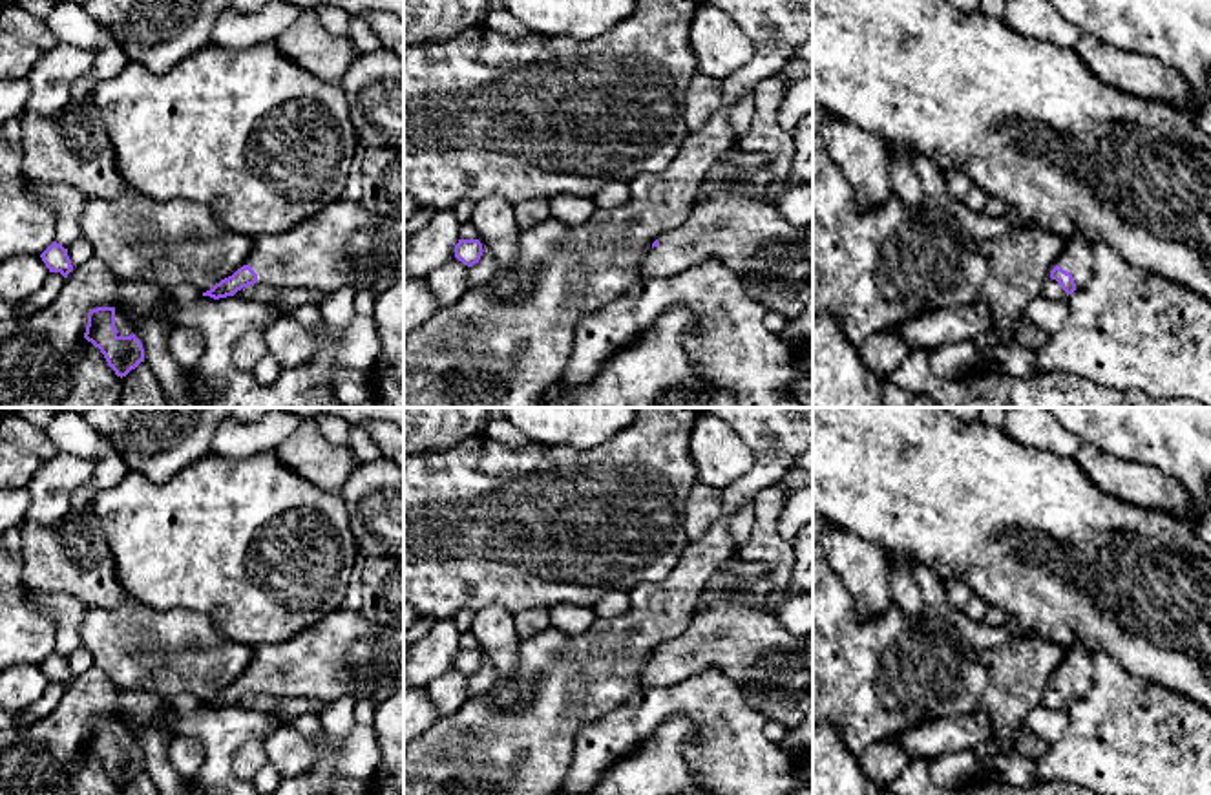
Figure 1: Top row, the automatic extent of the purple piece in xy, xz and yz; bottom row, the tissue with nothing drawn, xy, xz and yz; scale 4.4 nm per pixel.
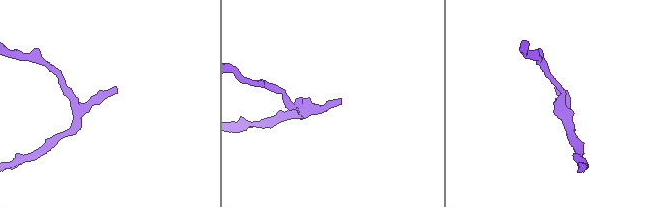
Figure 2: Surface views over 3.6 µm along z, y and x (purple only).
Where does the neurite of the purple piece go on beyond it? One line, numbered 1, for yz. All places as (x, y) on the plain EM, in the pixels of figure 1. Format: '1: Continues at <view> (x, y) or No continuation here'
1: Continues at yz (1076, 667)

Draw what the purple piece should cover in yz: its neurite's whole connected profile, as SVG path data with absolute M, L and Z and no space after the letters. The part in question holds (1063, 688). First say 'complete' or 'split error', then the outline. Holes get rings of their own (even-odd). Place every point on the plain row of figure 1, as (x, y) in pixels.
split error | M1079 643L1067 647L1063 662L1052 673L1050 687L1061 694L1067 705L1087 696L1092 689L1092 654Z

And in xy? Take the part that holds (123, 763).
complete | M115 716L91 718L84 747L100 758L108 775L121 788L144 771L141 749L133 742L130 746L117 744Z

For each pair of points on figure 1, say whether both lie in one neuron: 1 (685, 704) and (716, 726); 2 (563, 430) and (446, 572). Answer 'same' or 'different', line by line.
1: same
2: different

